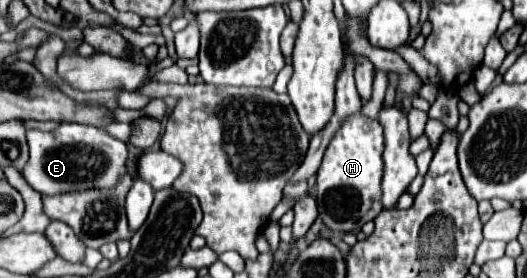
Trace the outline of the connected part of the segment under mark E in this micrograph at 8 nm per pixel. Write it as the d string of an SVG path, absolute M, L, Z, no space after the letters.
M65 122L51 132L29 130L27 142L31 156L23 168L23 178L33 190L45 196L81 192L91 188L107 190L117 186L117 182L121 182L121 178L127 174L127 144L95 126Z

